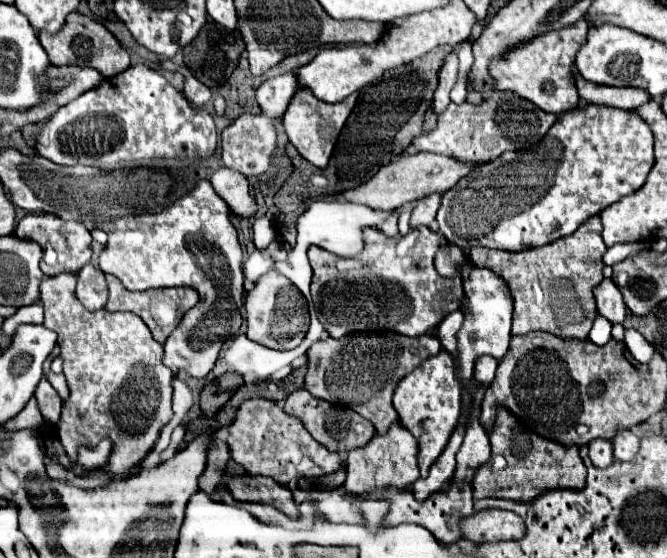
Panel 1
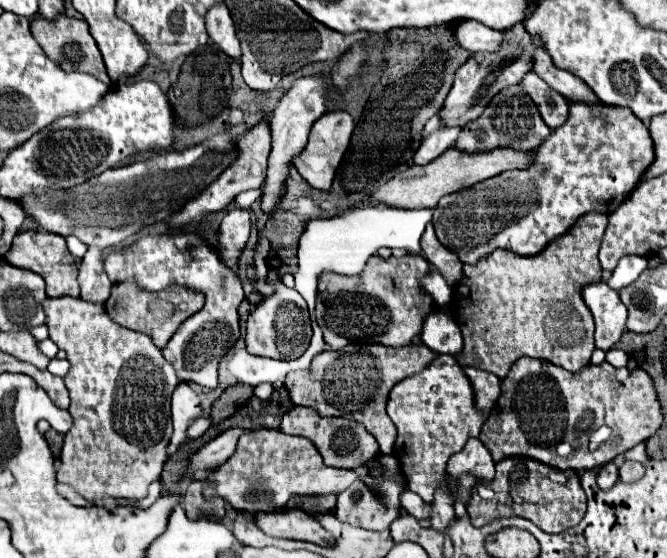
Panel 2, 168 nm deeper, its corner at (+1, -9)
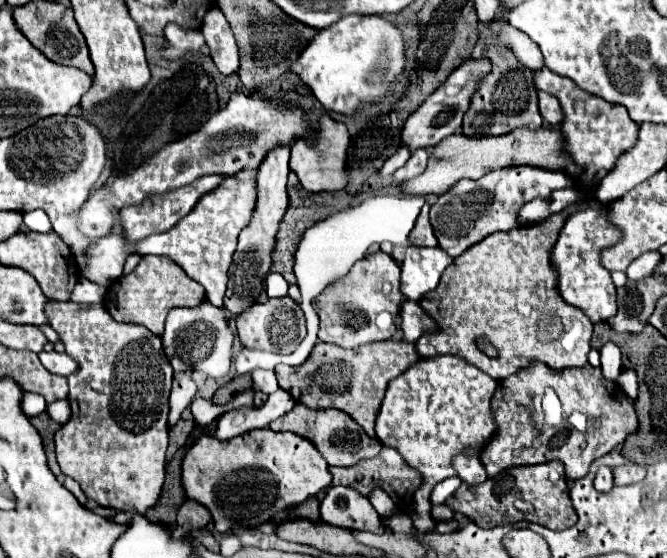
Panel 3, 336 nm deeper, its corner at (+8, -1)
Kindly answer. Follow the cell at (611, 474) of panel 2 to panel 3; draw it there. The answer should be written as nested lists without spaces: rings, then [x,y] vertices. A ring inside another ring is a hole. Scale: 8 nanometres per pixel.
[[[600,466],[598,468],[596,478],[594,478],[594,486],[600,492],[608,492],[614,486],[614,482],[612,482],[612,470],[608,466]]]

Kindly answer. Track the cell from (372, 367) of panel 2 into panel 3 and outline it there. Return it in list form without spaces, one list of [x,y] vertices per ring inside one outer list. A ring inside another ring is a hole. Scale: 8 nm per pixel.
[[[384,340],[372,342],[354,350],[346,350],[338,344],[318,342],[308,356],[306,364],[292,368],[292,366],[278,366],[276,378],[280,388],[284,388],[292,398],[302,400],[306,398],[308,408],[338,408],[350,414],[358,424],[366,430],[368,436],[374,436],[374,420],[378,416],[380,402],[384,398],[384,390],[388,382],[400,376],[406,368],[420,360],[416,352],[416,344],[404,340]]]

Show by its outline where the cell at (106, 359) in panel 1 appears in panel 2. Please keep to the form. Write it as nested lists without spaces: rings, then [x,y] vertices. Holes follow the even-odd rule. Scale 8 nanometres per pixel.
[[[63,296],[63,298],[47,298],[45,304],[45,314],[47,314],[47,328],[49,328],[49,338],[59,346],[59,350],[67,352],[67,360],[71,362],[71,370],[65,376],[65,386],[71,394],[71,406],[69,412],[73,416],[73,428],[65,434],[65,444],[63,444],[63,454],[61,454],[61,464],[57,470],[57,480],[65,482],[69,486],[73,486],[85,500],[89,500],[91,504],[101,504],[103,498],[127,498],[127,500],[143,500],[147,496],[147,488],[153,480],[161,478],[163,472],[163,464],[167,462],[167,444],[169,438],[173,434],[173,426],[171,426],[171,394],[175,390],[175,386],[179,384],[173,366],[163,358],[161,350],[153,344],[153,340],[147,334],[129,330],[119,326],[117,322],[109,320],[109,314],[105,312],[105,308],[101,304],[89,304],[81,298],[71,298],[71,296]]]

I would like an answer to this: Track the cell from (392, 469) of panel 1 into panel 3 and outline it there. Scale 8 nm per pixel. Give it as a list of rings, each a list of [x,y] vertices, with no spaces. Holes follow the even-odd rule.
[[[332,486],[324,494],[320,502],[320,518],[332,526],[350,530],[368,530],[374,534],[386,530],[382,516],[378,516],[368,498],[346,486]]]

